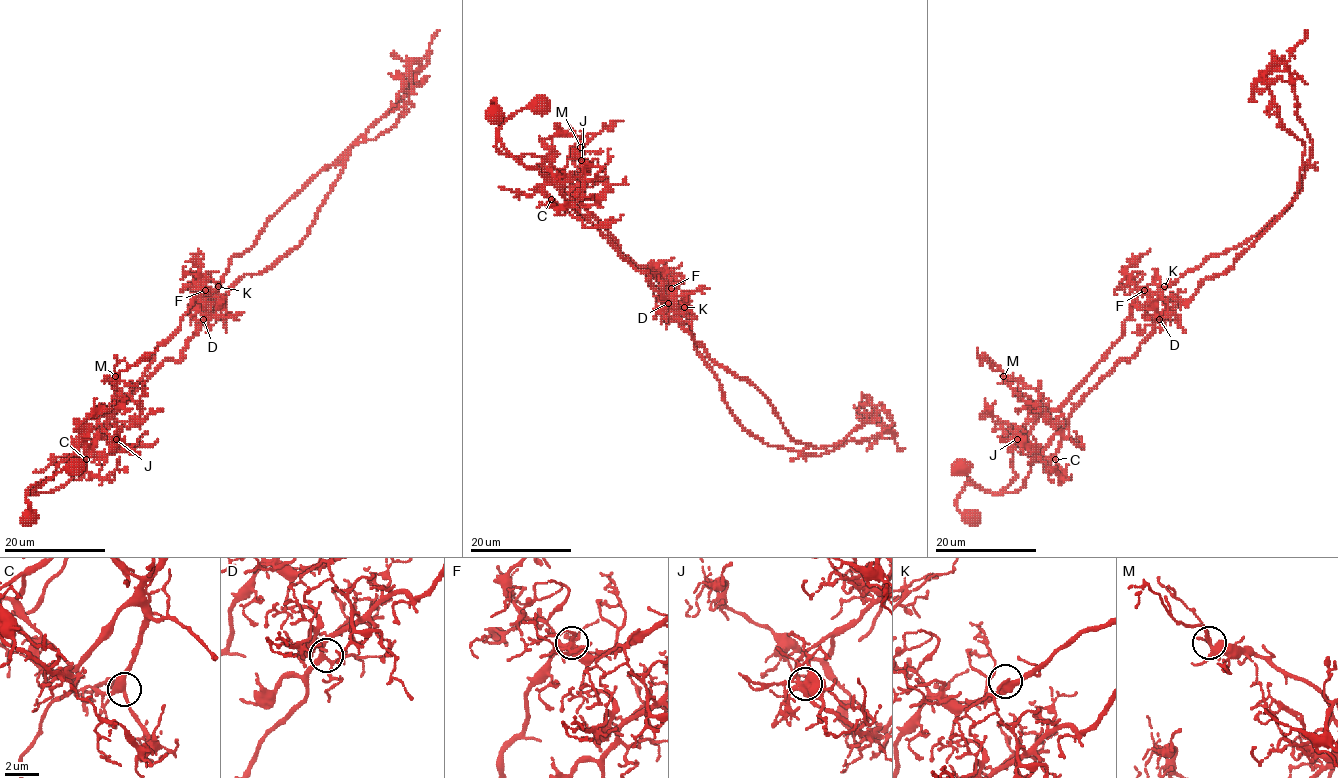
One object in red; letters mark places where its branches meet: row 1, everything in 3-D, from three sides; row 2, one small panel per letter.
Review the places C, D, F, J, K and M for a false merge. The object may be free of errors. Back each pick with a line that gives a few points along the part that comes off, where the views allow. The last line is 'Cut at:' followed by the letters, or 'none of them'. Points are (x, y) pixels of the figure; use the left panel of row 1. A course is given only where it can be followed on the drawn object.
J: Course of the part to remove: (116, 438), (88, 452), (215, 300), (289, 254), (352, 145), (389, 130), (416, 80)
Cut at: J

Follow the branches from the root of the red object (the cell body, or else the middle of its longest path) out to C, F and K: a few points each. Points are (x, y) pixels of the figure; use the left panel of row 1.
C: (76, 469), (63, 469), (32, 493), (46, 493), (64, 485), (83, 460), (81, 456), (77, 457), (86, 459)
F: (76, 469), (63, 469), (32, 493), (55, 490), (72, 478), (116, 421), (116, 407), (154, 351), (205, 290)
K: (76, 469), (63, 469), (32, 493), (55, 490), (72, 478), (192, 300), (218, 286)

